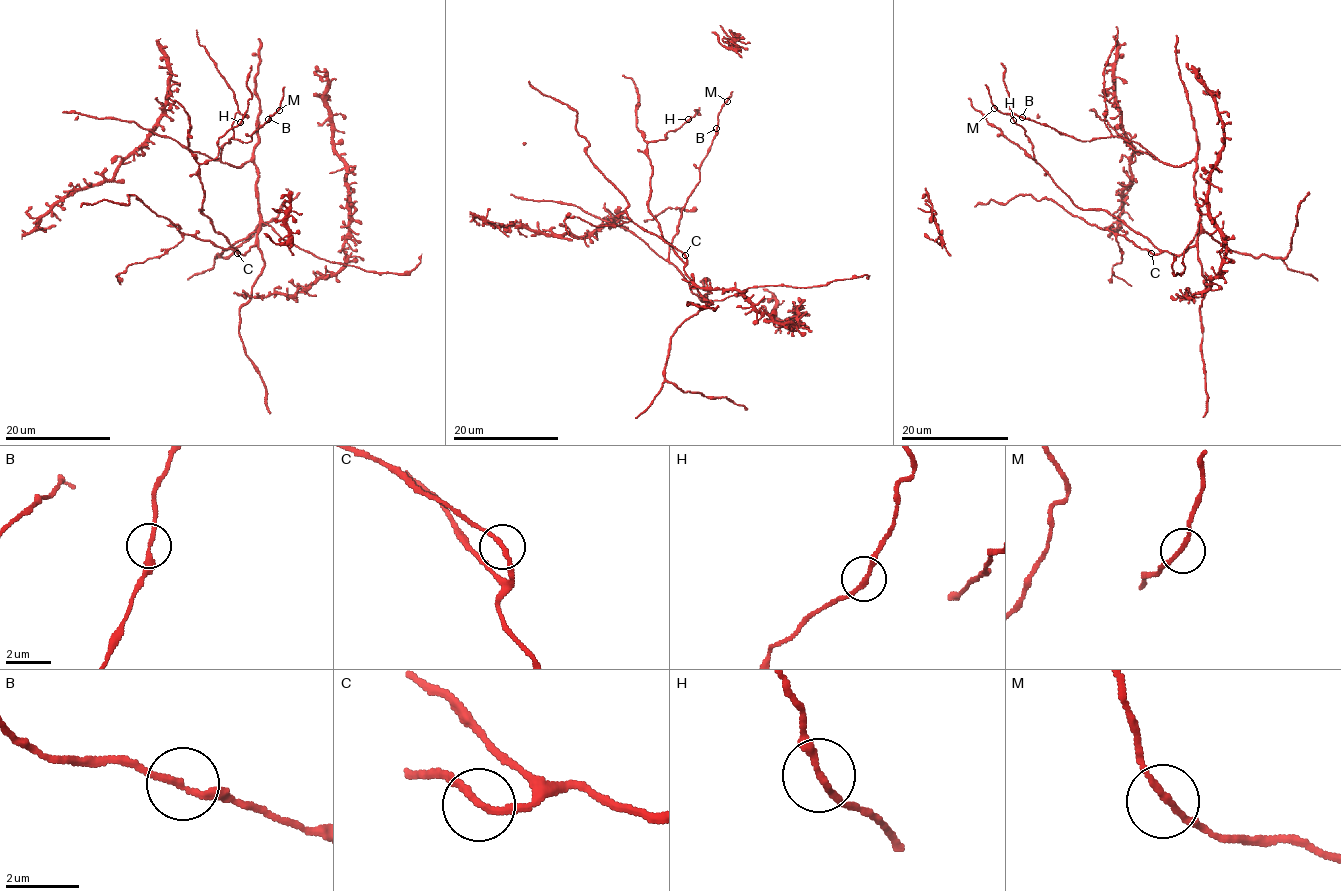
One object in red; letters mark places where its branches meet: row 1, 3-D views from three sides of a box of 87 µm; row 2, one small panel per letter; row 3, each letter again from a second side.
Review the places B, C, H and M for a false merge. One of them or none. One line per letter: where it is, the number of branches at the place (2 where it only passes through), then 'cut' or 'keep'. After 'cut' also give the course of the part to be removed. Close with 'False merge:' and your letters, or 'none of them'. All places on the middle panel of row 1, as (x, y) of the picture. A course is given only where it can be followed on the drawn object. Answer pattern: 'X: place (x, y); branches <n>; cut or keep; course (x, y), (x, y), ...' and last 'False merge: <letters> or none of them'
B: place (716, 128); branches 2; keep
C: place (685, 255); branches 2; keep
H: place (688, 119); branches 2; keep
M: place (727, 101); branches 2; keep
False merge: none of them

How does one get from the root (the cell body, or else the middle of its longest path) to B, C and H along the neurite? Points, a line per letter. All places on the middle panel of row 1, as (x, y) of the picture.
B: (704, 297), (691, 289), (669, 260), (669, 245), (676, 233), (682, 208), (700, 180), (699, 167), (716, 128)
C: (704, 297), (684, 271), (684, 255)
H: (704, 297), (649, 209), (651, 163), (647, 144), (665, 140), (669, 131), (675, 131), (688, 119)

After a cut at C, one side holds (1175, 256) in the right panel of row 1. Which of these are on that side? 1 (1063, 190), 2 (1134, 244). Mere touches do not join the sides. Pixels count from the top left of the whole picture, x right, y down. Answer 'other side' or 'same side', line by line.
1: same side
2: other side

